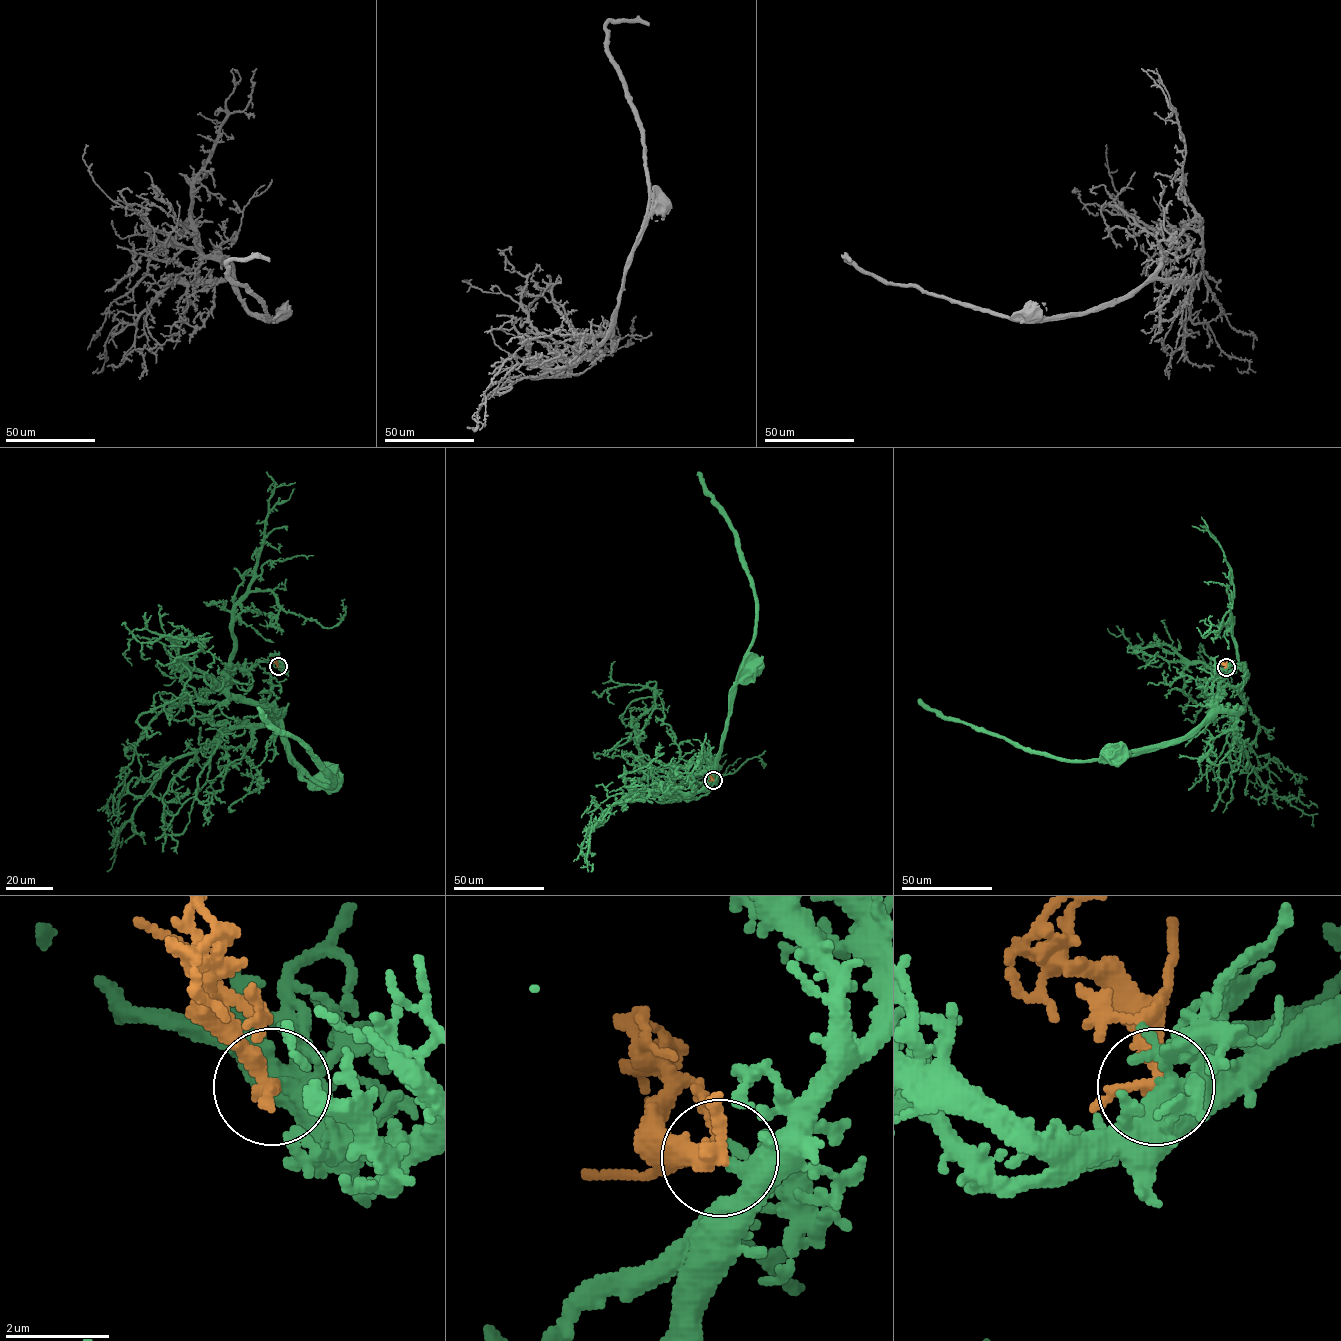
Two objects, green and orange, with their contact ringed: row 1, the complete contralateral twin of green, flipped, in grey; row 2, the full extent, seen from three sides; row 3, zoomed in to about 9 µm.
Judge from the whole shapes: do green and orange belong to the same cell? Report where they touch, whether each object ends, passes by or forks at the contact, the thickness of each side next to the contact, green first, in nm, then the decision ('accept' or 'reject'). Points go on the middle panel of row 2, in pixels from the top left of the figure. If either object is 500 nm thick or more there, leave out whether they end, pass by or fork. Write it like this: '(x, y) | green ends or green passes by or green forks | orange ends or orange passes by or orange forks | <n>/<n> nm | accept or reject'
(713, 780) | green ends | orange passes by | 460/280 nm | accept

